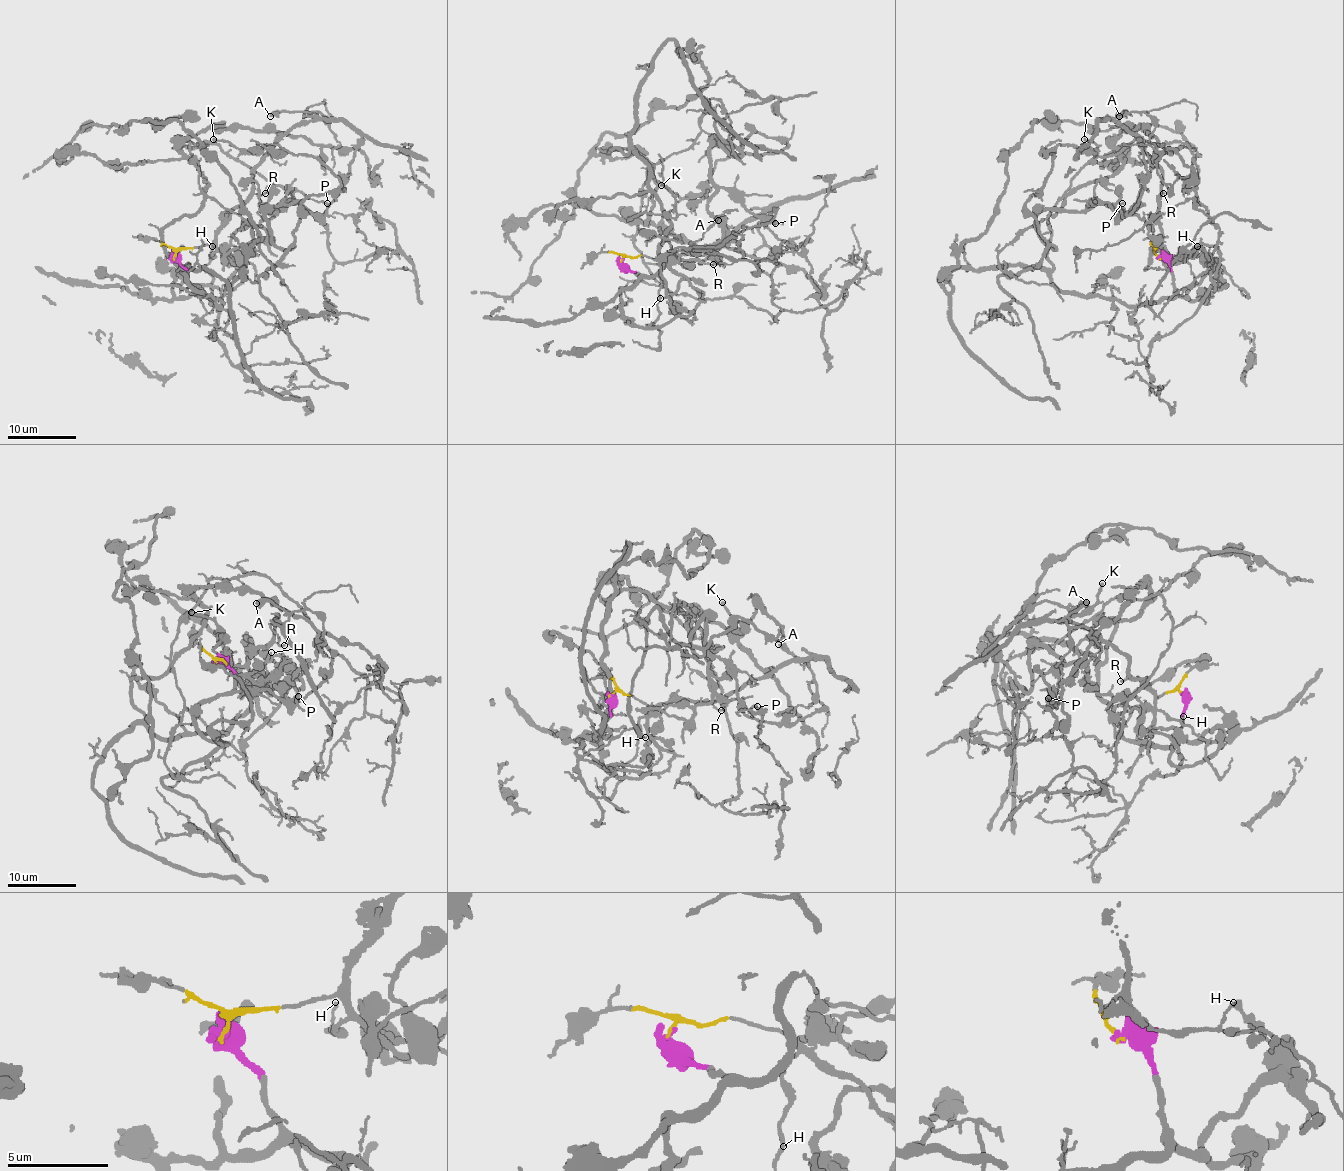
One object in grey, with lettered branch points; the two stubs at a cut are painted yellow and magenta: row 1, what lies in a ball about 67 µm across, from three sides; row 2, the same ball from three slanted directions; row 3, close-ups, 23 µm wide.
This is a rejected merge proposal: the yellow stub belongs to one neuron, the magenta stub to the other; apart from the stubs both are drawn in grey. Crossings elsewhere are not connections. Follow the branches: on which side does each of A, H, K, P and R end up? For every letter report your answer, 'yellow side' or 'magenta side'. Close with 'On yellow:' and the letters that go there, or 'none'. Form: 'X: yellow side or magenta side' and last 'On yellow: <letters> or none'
A: yellow side
H: yellow side
K: yellow side
P: yellow side
R: yellow side
On yellow: A, H, K, P, R

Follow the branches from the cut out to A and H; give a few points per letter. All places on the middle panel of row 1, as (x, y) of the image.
A: (622, 260), (700, 263), (762, 217), (753, 227), (717, 220)
H: (622, 260), (630, 256), (659, 260), (664, 266), (659, 273), (659, 299)

